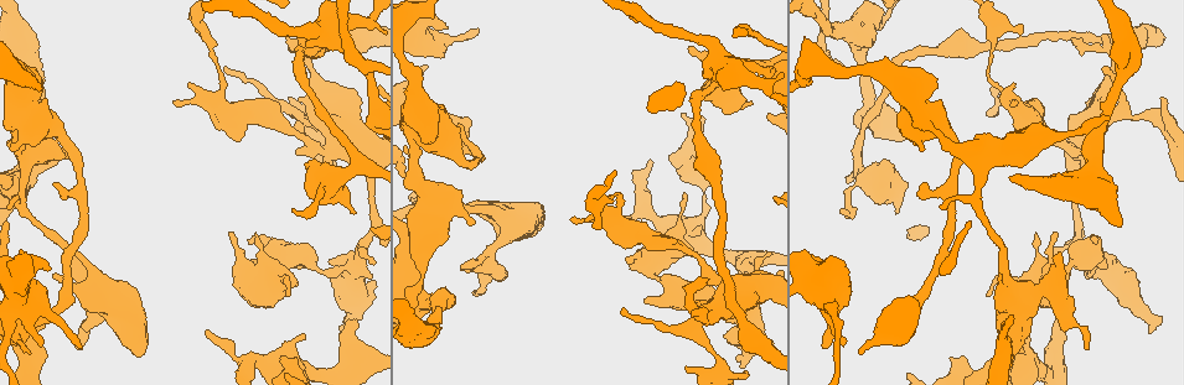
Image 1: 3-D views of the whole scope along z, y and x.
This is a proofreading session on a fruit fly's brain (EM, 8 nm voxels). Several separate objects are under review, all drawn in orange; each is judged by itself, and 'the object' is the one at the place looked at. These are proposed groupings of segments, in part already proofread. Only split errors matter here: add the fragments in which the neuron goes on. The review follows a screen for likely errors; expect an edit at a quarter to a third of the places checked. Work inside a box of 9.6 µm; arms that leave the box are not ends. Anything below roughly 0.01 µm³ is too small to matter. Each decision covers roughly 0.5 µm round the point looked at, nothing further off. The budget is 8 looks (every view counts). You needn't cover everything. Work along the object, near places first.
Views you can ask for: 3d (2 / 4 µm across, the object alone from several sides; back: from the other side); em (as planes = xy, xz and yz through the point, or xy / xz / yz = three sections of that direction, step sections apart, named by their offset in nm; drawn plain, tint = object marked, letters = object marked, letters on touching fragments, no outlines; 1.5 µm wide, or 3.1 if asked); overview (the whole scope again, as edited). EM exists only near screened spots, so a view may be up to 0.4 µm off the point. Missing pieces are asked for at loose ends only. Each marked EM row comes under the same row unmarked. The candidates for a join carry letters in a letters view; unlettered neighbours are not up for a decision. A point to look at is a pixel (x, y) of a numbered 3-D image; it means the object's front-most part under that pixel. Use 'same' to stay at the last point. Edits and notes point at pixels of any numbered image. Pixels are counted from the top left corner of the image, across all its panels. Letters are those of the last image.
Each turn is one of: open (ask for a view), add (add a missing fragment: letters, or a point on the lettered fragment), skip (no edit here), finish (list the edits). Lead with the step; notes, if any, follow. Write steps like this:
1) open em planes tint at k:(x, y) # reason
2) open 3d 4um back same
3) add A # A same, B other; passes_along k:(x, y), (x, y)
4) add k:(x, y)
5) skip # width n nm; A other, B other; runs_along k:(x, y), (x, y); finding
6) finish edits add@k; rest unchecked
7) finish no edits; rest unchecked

open em planes letters at 1:(354, 324)

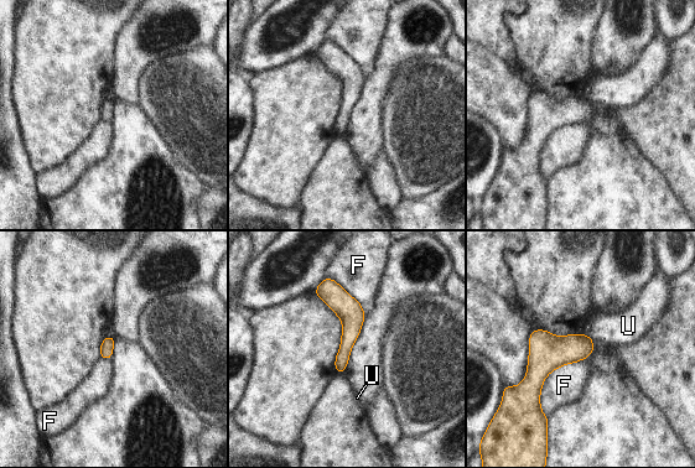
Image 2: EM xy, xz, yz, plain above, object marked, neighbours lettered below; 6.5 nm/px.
skip # longest_contact F 440 nm; F other, U other; runs_along 2:(586, 338), (535, 375), (538, 419); no lettered fragment goes on from it

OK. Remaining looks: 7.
open 3d 2um at 1:(356, 213) # branch stops here

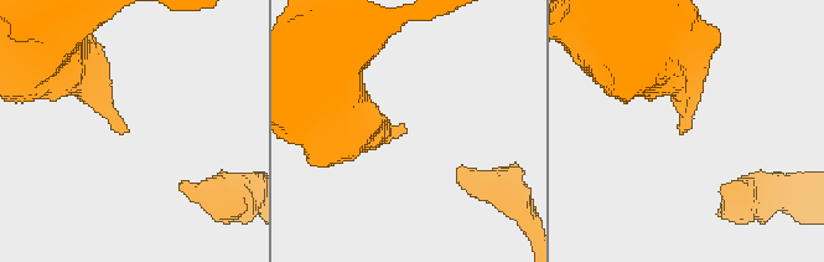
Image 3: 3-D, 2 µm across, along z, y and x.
open em yz step 8 letters at 3:(128, 131)

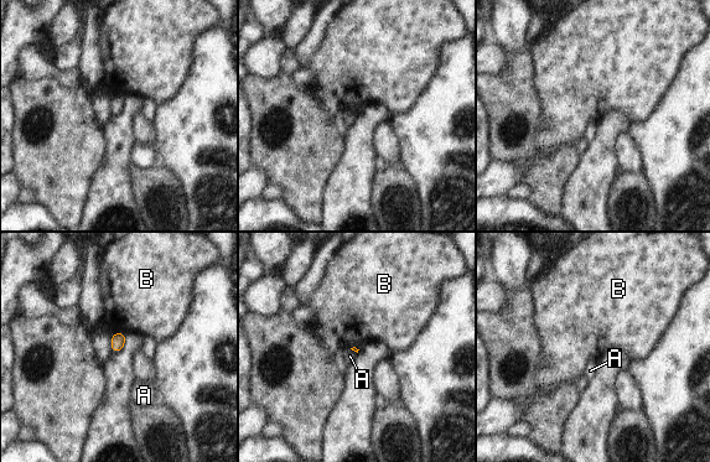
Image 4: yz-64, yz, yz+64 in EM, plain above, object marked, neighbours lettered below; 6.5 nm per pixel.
open em planes letters same # another direction

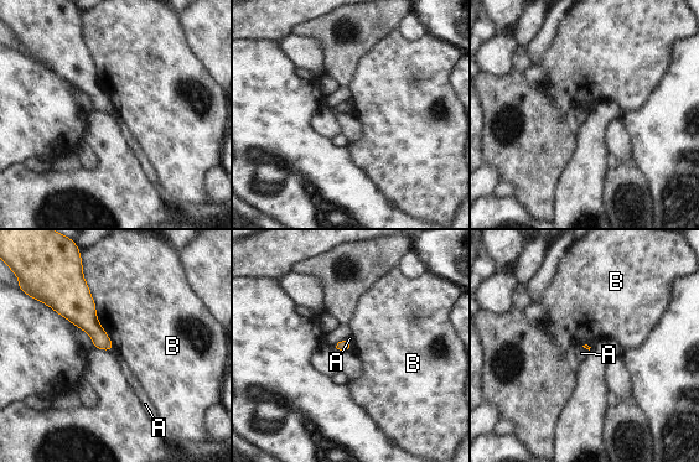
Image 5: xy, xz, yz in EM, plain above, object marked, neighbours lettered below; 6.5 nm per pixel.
skip # A other, B other; border 5:(82, 268), (97, 321), (114, 348); none of them fits

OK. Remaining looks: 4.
open em planes letters at 1:(707, 281) # end of a long branch

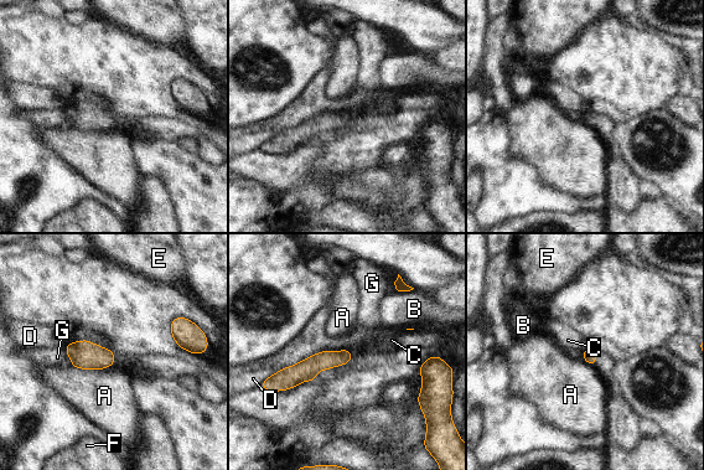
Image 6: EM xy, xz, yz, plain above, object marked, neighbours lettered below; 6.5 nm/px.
skip # A other, B other, C other, D other, E other, F other, G other; border 6:(348, 349), (353, 354); no lettered fragment goes on from it

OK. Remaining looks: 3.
open 3d 4um at 1:(448, 26) # branch stops here

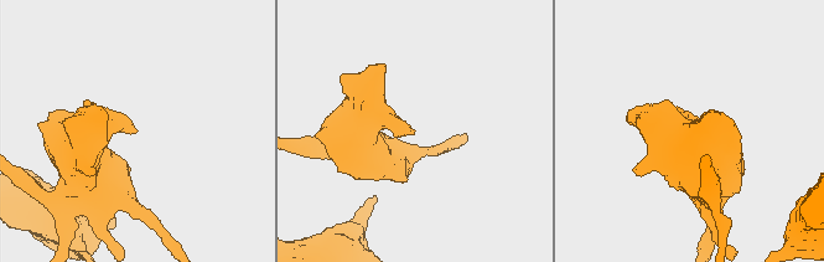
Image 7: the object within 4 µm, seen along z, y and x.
open em planes tint at 7:(413, 130)

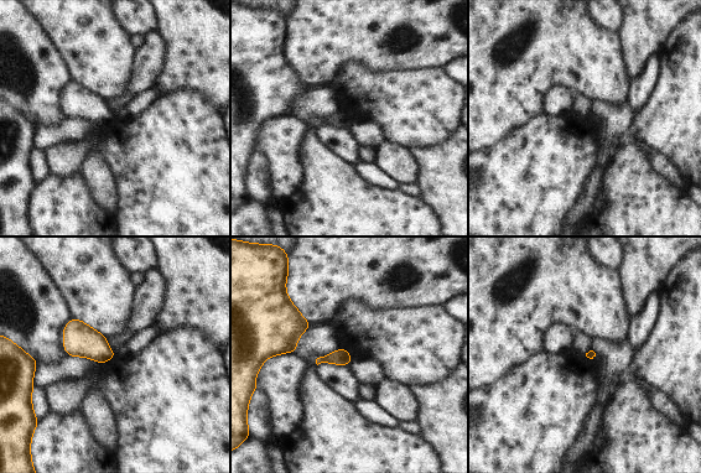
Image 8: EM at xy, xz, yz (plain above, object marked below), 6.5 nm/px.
open em planes letters same # see the neighbours

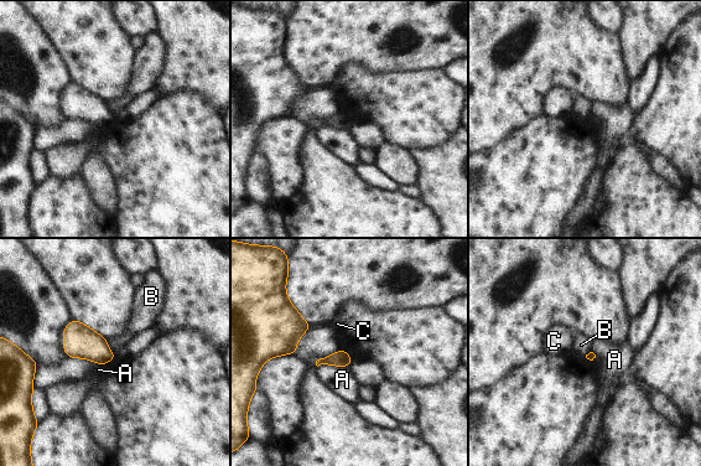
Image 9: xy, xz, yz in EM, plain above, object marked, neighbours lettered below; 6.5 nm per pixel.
skip # A other, B other, C other; border 9:(105, 338), (109, 348), (115, 355); none of them fits

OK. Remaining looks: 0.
finish no edits; rest unchecked

